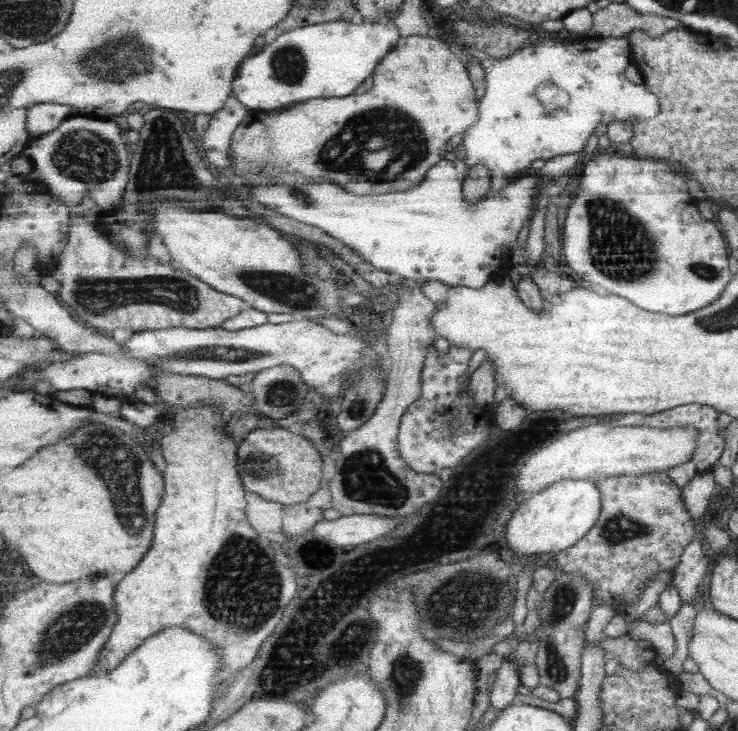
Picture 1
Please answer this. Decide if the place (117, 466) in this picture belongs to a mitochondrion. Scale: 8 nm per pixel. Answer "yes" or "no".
yes

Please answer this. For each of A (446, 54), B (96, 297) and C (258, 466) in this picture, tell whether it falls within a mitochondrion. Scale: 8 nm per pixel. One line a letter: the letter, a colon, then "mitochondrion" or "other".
A: other
B: mitochondrion
C: mitochondrion

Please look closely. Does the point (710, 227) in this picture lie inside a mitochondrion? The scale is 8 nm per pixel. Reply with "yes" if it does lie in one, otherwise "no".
no

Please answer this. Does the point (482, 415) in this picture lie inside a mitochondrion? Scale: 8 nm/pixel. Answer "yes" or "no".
no

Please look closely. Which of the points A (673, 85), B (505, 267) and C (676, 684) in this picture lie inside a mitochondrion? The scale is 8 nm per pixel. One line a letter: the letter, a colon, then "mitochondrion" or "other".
A: other
B: other
C: other

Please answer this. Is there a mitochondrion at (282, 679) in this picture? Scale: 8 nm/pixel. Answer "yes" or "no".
no

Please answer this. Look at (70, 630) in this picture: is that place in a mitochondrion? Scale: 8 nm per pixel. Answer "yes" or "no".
yes

